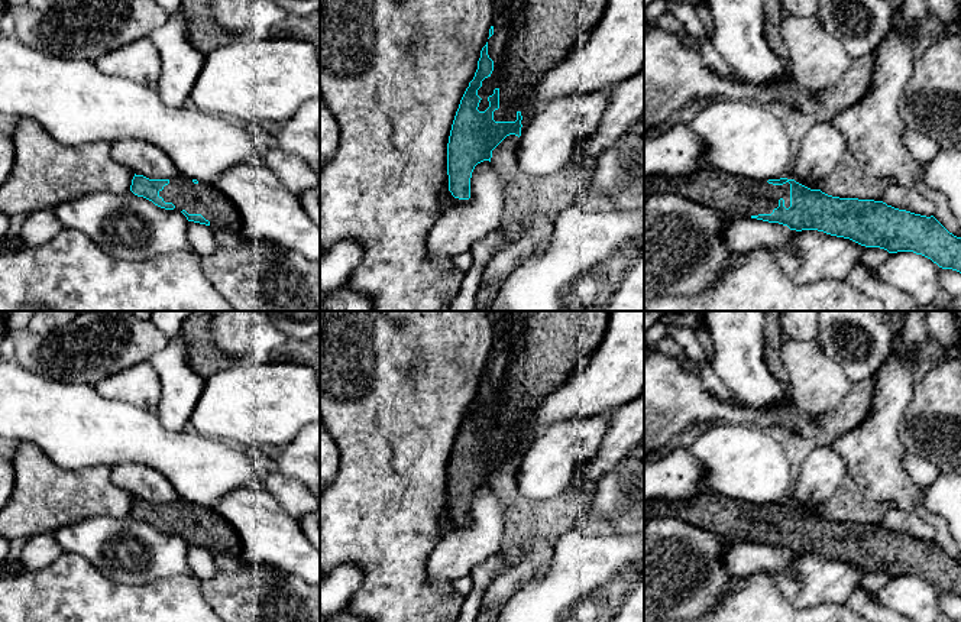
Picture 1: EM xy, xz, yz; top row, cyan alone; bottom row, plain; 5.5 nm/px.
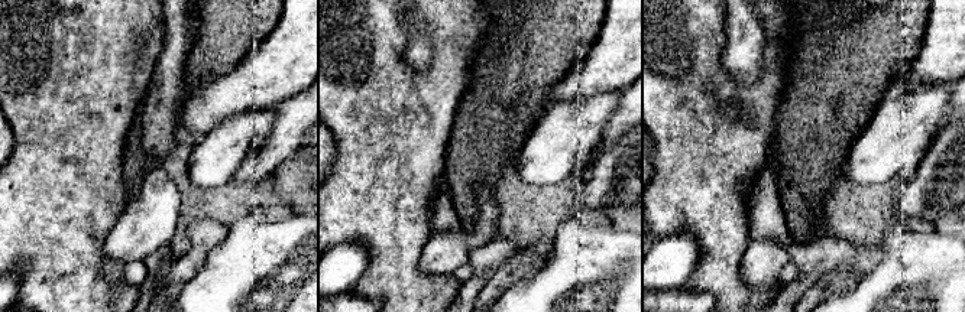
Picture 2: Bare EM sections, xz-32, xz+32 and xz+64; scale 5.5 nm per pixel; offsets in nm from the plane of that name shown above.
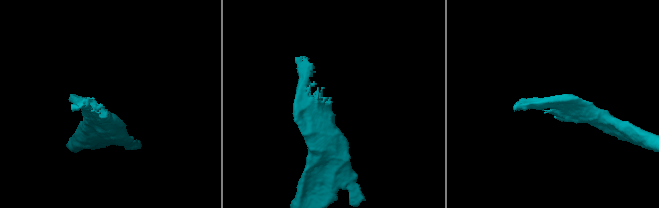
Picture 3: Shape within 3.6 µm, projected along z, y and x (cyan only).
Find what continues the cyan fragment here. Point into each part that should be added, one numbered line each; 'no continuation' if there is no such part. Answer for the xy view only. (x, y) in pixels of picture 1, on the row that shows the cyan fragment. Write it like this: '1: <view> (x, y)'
1: xy (203, 198)

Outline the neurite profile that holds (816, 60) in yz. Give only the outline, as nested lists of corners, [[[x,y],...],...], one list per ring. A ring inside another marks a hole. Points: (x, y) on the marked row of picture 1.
[[[787,12],[780,33],[789,49],[787,65],[799,88],[819,94],[838,87],[851,59],[835,36],[819,22]]]

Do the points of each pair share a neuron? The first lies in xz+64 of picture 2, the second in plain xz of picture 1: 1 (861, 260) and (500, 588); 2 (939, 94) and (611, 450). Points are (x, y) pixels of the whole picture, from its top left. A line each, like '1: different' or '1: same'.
1: different
2: different

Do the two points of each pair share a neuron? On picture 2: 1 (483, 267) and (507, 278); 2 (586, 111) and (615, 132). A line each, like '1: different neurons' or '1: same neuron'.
1: different neurons
2: different neurons

